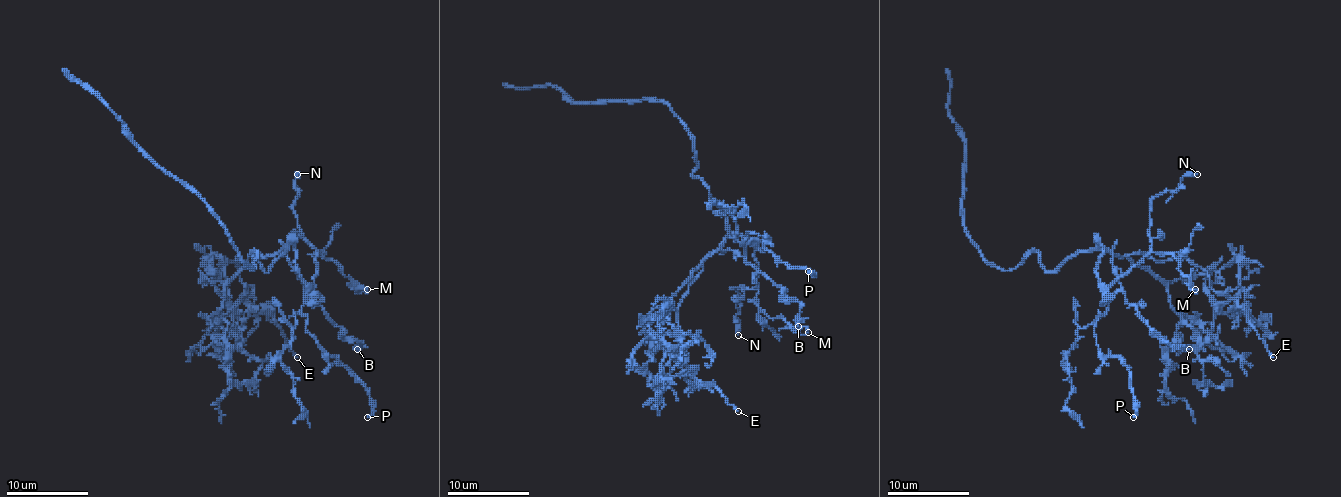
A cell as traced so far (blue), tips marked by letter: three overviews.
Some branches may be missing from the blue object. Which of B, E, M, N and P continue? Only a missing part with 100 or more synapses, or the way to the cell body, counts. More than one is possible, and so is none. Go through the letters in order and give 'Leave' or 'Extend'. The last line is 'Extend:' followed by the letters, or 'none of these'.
B: Leave
E: Leave
M: Leave
N: Leave
P: Leave
Extend: none of these

